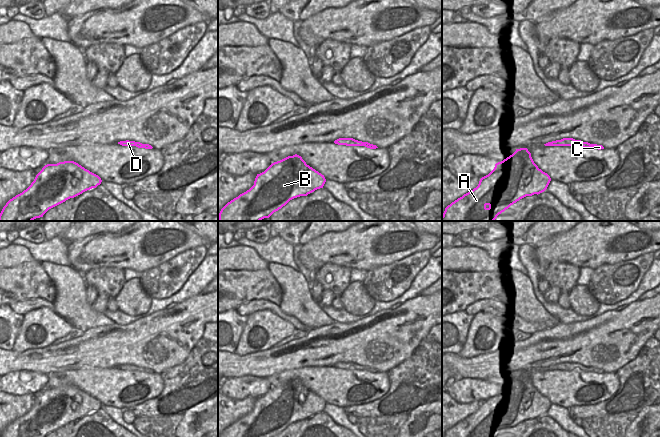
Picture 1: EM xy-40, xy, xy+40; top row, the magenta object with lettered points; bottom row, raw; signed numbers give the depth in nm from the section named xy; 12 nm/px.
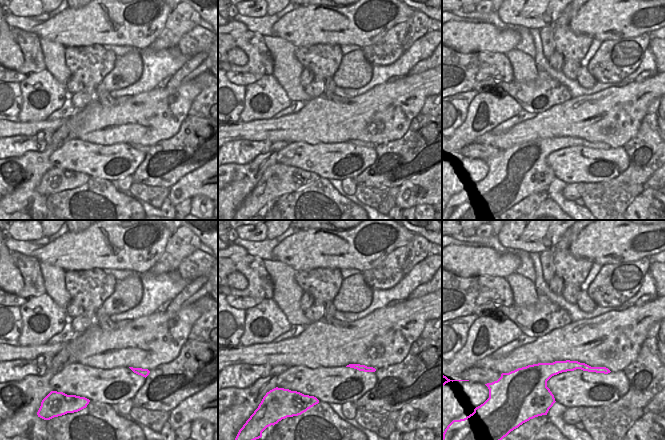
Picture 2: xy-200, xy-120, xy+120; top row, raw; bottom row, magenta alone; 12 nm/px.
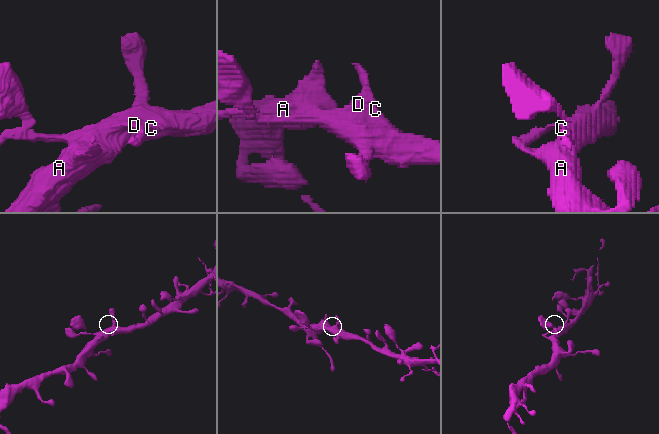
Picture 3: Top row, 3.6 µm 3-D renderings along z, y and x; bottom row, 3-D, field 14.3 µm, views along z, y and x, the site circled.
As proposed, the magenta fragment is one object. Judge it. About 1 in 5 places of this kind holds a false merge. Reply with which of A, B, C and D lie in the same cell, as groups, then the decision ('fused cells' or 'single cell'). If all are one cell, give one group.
A B C D; single cell

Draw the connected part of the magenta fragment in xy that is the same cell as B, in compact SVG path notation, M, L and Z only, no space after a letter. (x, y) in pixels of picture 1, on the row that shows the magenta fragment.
M288 156L257 174L249 190L221 209L218 221L261 221L290 200L323 188L325 182L324 175L307 165L301 156Z

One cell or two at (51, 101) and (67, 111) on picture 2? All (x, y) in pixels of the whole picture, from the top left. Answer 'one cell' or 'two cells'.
two cells

